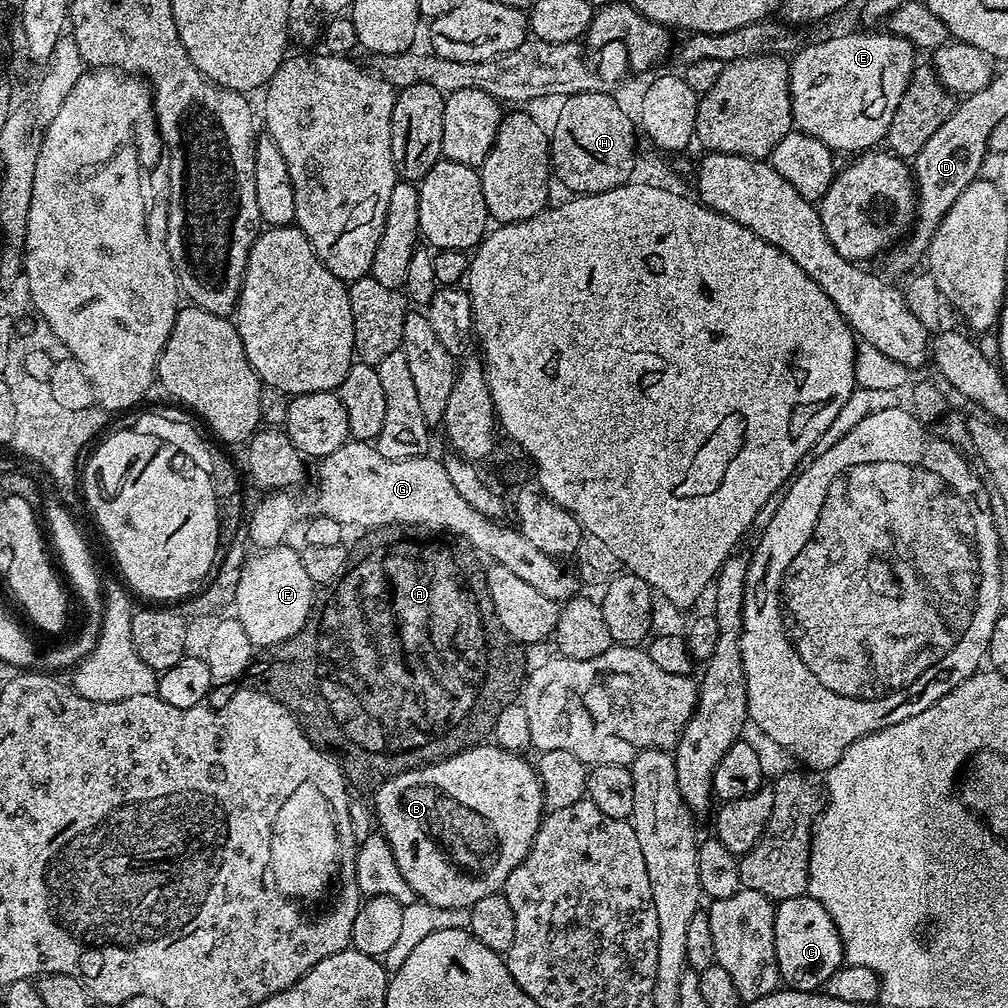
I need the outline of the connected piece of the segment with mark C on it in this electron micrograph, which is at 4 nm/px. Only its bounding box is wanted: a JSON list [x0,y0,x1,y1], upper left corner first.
[774,894,845,992]

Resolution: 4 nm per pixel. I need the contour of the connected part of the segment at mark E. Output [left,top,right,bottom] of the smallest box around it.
[788,30,918,154]

